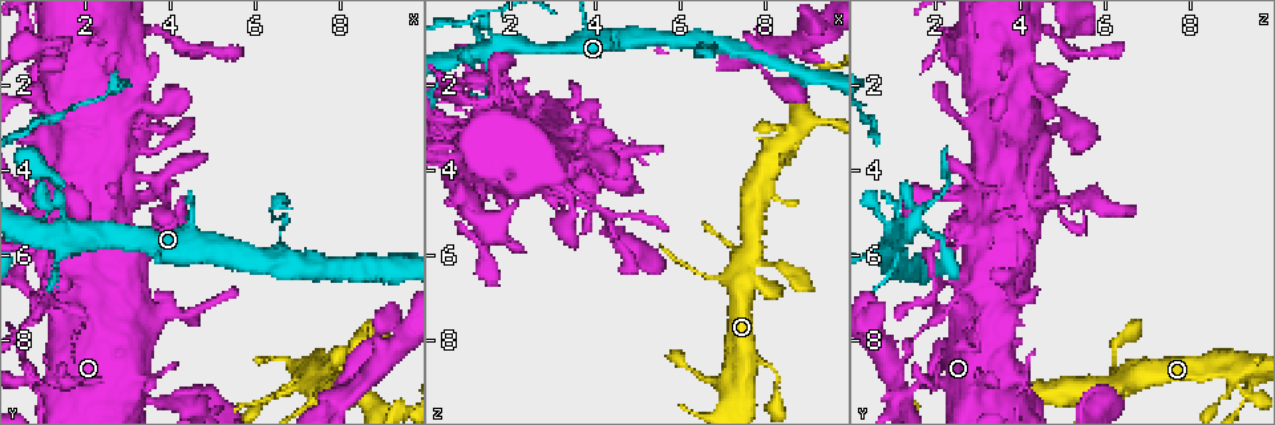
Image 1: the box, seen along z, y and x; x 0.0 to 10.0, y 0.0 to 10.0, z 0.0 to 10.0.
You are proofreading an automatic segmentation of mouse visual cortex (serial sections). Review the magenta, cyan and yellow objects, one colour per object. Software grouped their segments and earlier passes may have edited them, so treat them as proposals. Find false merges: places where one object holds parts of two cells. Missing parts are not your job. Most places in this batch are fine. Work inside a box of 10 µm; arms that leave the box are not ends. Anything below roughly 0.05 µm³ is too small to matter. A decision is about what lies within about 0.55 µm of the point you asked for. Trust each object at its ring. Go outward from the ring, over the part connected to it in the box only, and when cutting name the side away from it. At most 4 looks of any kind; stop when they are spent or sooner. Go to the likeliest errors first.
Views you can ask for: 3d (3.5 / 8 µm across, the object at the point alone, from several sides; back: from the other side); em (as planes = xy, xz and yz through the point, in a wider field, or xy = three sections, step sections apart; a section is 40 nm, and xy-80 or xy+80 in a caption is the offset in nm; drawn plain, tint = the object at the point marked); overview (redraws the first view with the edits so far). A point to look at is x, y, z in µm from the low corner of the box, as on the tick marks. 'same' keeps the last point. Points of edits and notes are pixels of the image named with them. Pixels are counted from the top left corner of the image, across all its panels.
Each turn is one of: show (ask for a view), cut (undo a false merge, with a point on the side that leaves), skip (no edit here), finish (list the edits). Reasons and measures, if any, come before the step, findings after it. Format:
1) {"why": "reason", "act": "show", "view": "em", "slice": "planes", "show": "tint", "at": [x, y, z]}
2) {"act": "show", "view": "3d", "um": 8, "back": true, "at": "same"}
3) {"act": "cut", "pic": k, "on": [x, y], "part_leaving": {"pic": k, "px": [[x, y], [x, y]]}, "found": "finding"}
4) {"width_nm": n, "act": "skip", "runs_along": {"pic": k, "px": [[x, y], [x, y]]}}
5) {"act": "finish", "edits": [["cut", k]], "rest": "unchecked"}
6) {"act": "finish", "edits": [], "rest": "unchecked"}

{"why": "three arms meet", "act": "show", "view": "3d", "um": 3.5, "back": true, "at": [4.30, 1.10, 5.05]}

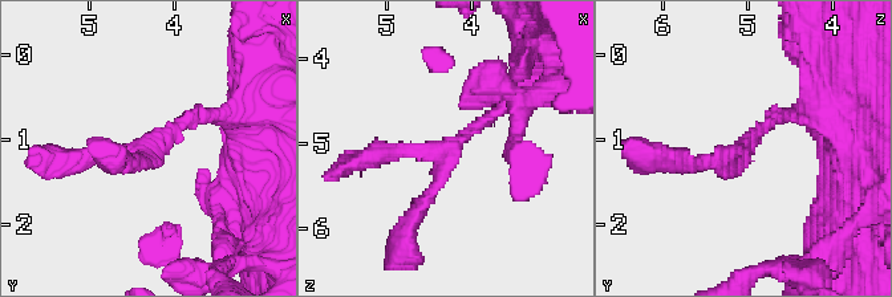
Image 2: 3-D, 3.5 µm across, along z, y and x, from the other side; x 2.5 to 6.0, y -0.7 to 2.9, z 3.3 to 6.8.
{"arms": 3, "arm_widths_nm": [150, 200, 200], "act": "show", "view": "em", "slice": "planes", "show": "tint", "at": [4.30, 1.20, 5.10]}

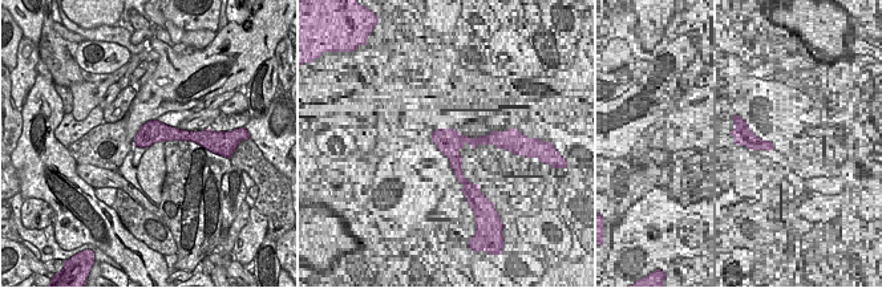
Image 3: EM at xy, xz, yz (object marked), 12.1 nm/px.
{"act": "skip", "runs_along": {"pic": 2, "px": [[507, 105], [446, 153], [409, 223]]}, "found": "continuous, no second cell"}

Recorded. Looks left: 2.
{"why": "three arms meet", "act": "show", "view": "3d", "um": 3.5, "at": [1.35, 5.40, 1.25]}

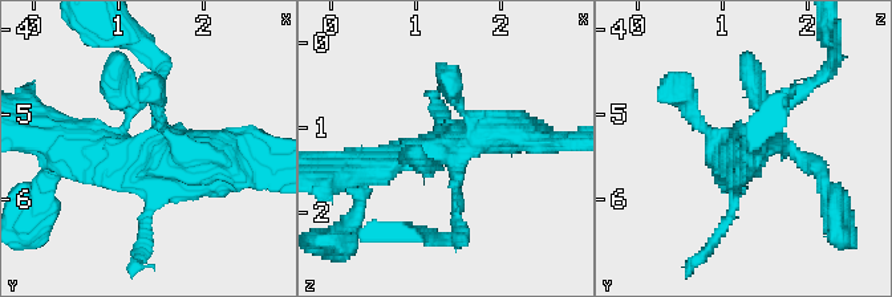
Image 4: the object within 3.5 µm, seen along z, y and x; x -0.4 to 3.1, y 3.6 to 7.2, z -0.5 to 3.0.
{"act": "show", "view": "em", "slice": "xy", "step": 3, "show": "tint", "at": [1.35, 5.40, 1.25]}

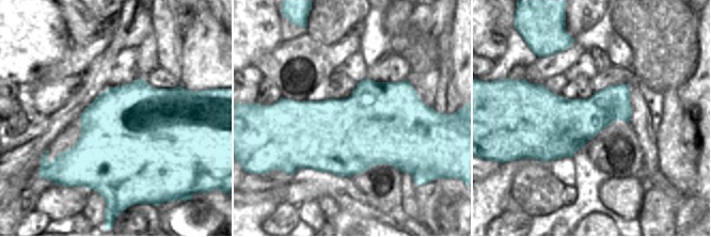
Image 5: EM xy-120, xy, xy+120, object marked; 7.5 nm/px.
{"act": "skip", "runs_along": {"pic": 4, "px": [[528, 135], [483, 131], [357, 170]]}, "found": "all the same cell"}

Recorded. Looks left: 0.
{"act": "finish", "edits": [], "rest": "unchecked"}

